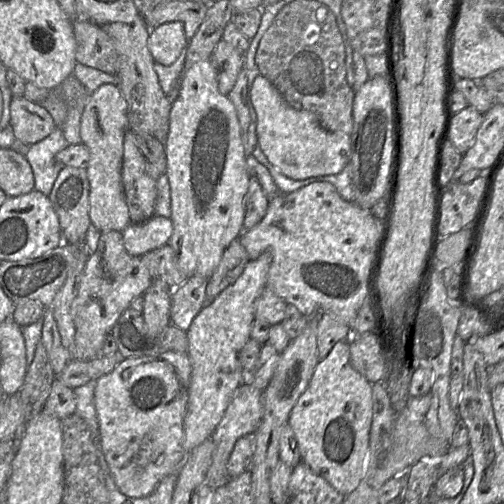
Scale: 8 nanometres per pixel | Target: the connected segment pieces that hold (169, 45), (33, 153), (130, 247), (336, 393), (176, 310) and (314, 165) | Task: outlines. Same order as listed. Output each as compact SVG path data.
M172 21L150 29L149 49L155 60L162 65L173 64L188 45L182 22Z
M60 128L43 140L26 148L27 158L34 175L34 189L48 196L51 193L59 171L64 167L56 160L58 152L69 144Z
M154 215L142 223L131 222L121 233L126 251L132 256L167 245L173 232L170 218Z
M346 339L338 341L328 355L318 361L307 388L289 414L287 424L296 436L301 461L342 495L351 493L366 472L371 421L371 383L351 365L349 342Z
M189 277L182 285L170 290L171 323L185 332L193 319L207 305L206 287L209 278Z
M262 74L253 81L250 99L257 115L256 131L261 150L283 175L296 180L331 175L341 172L348 164L350 134L328 131L311 111L293 108Z

